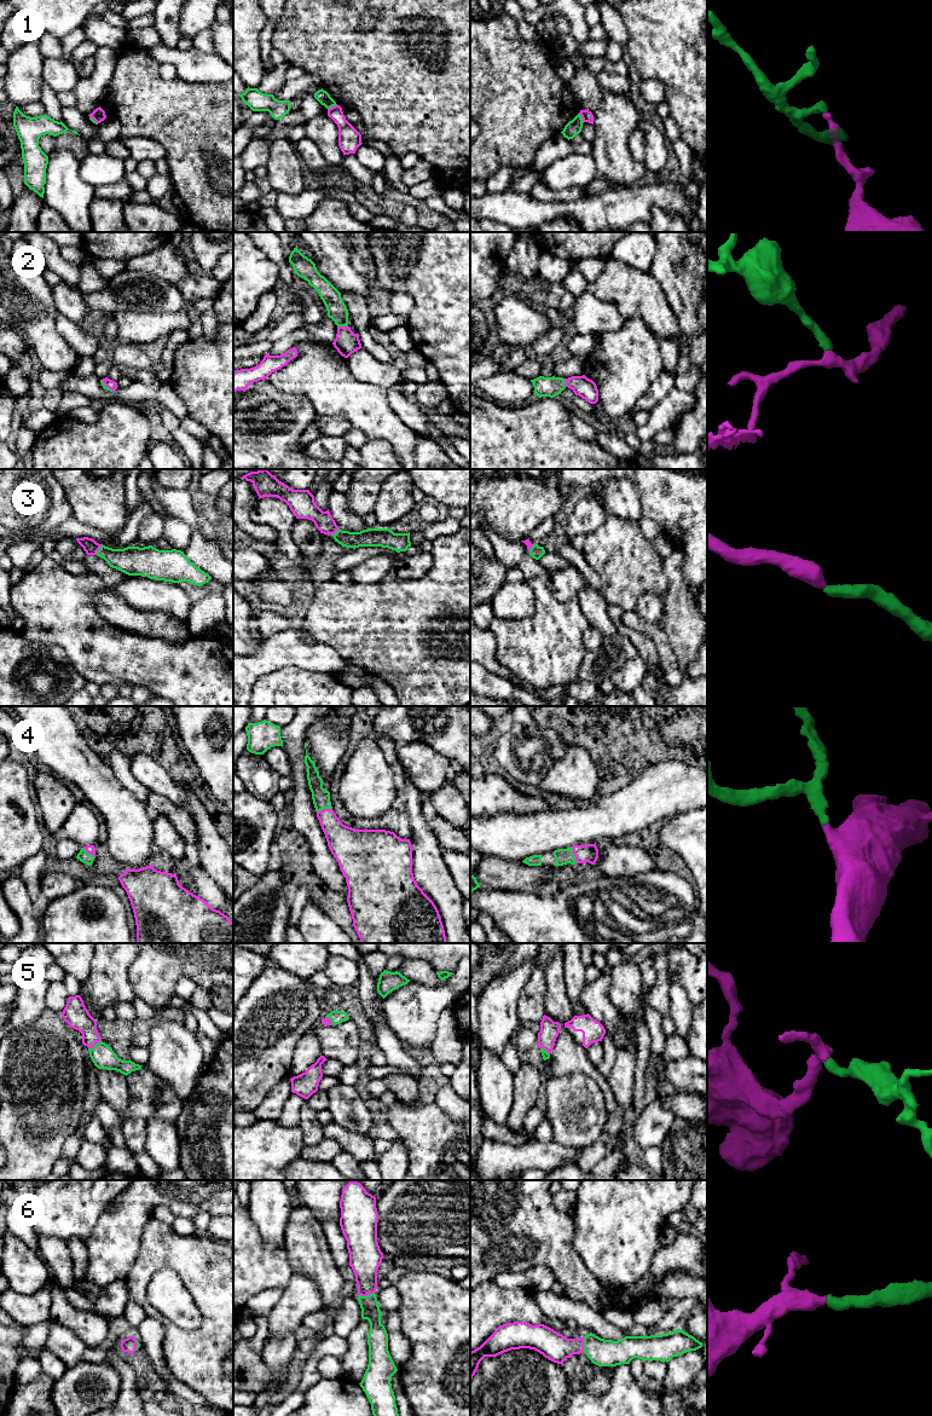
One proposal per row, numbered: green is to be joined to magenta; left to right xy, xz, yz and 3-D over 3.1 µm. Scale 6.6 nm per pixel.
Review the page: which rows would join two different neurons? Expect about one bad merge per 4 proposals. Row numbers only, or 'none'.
1

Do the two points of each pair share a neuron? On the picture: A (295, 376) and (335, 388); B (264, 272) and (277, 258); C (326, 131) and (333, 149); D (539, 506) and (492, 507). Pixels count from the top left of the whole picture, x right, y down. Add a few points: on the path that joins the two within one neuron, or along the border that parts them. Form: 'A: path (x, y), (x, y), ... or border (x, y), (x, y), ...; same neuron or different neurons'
A: path (305, 376), (320, 376), (325, 381); same neuron
B: border (254, 244), (277, 266), (279, 279); different neurons
C: path (326, 136), (328, 144); same neuron
D: path (527, 506), (504, 506); same neuron

